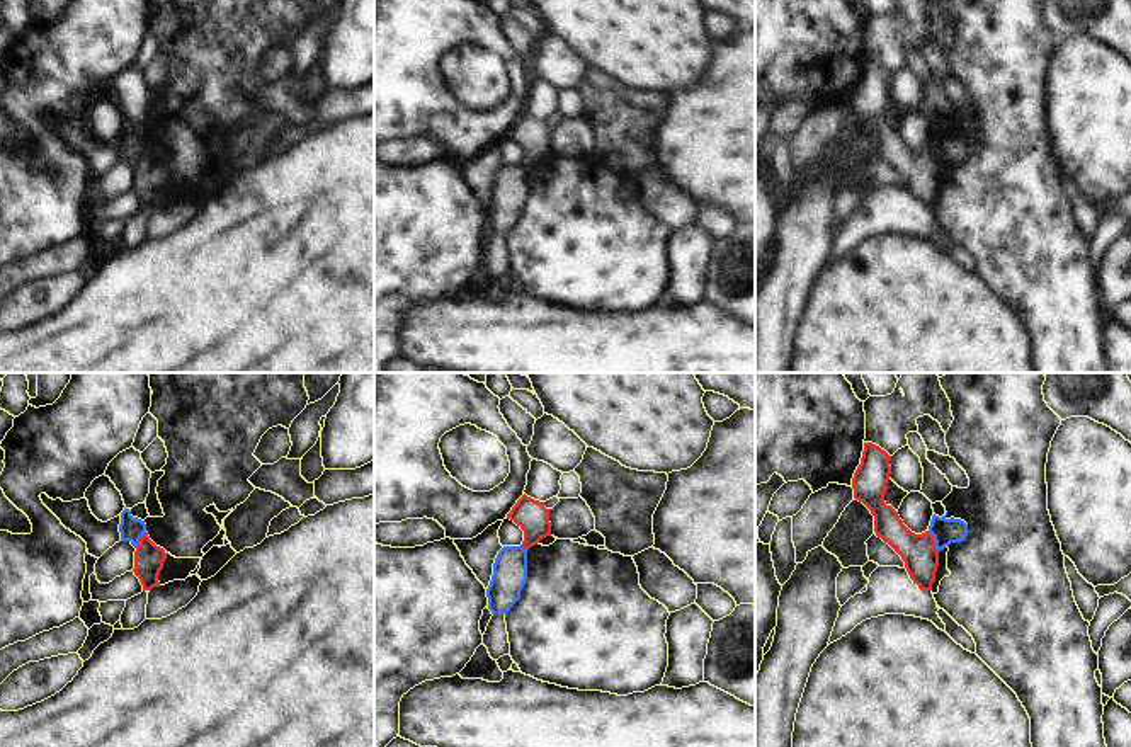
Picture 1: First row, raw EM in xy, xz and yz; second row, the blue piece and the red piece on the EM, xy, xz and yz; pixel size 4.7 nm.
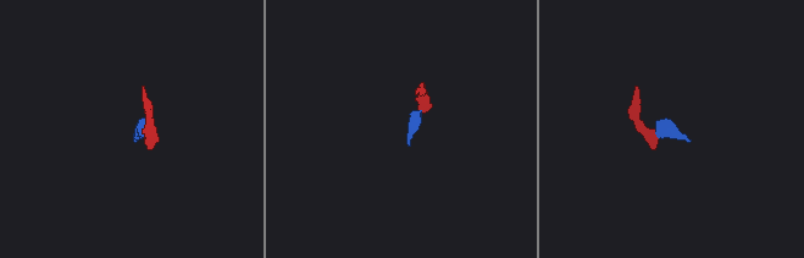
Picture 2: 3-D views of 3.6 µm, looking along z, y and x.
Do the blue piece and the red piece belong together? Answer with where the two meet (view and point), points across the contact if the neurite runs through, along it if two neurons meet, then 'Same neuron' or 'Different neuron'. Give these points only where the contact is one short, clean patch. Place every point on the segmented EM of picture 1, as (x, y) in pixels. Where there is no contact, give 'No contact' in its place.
Touches blue at yz (934, 540). Boundary: yz (927, 531), (937, 552). Different neuron

